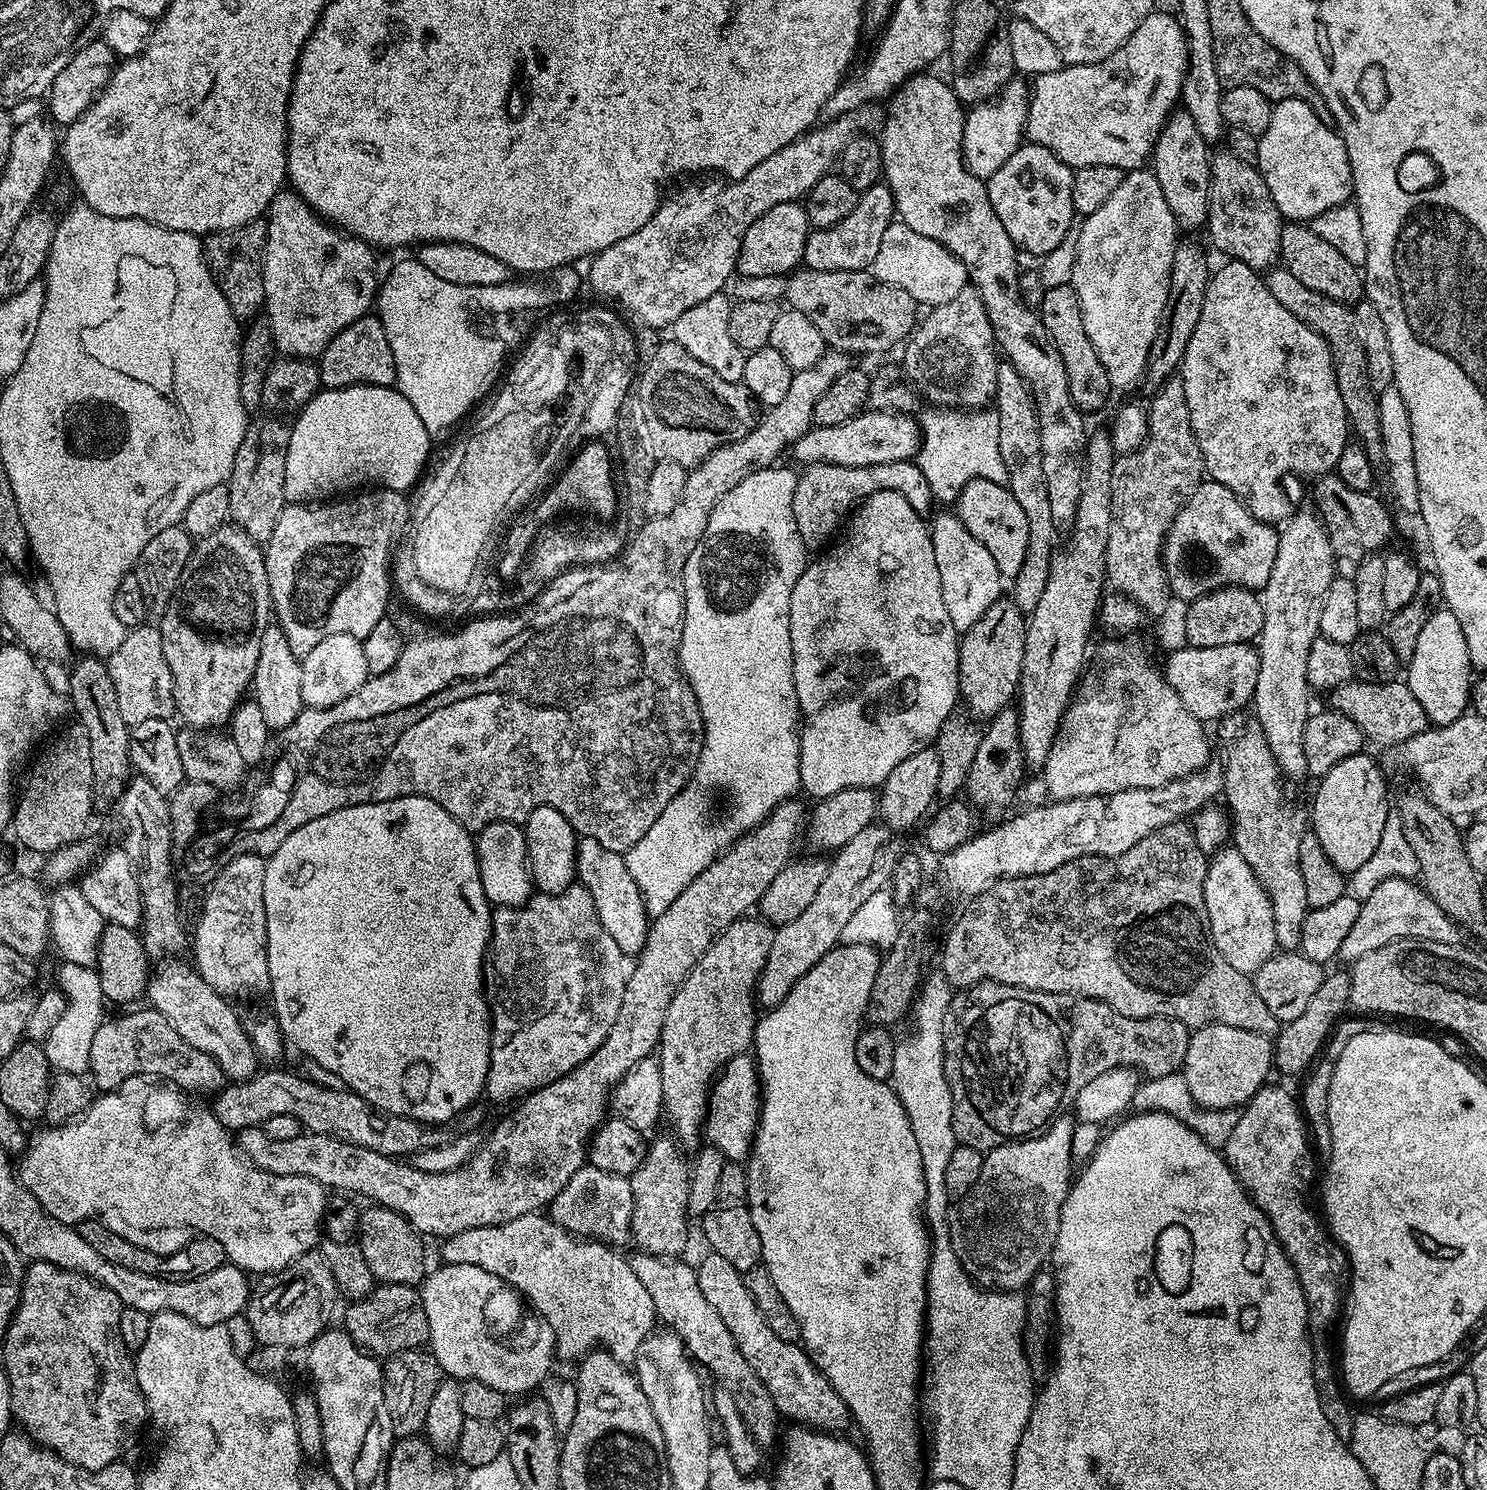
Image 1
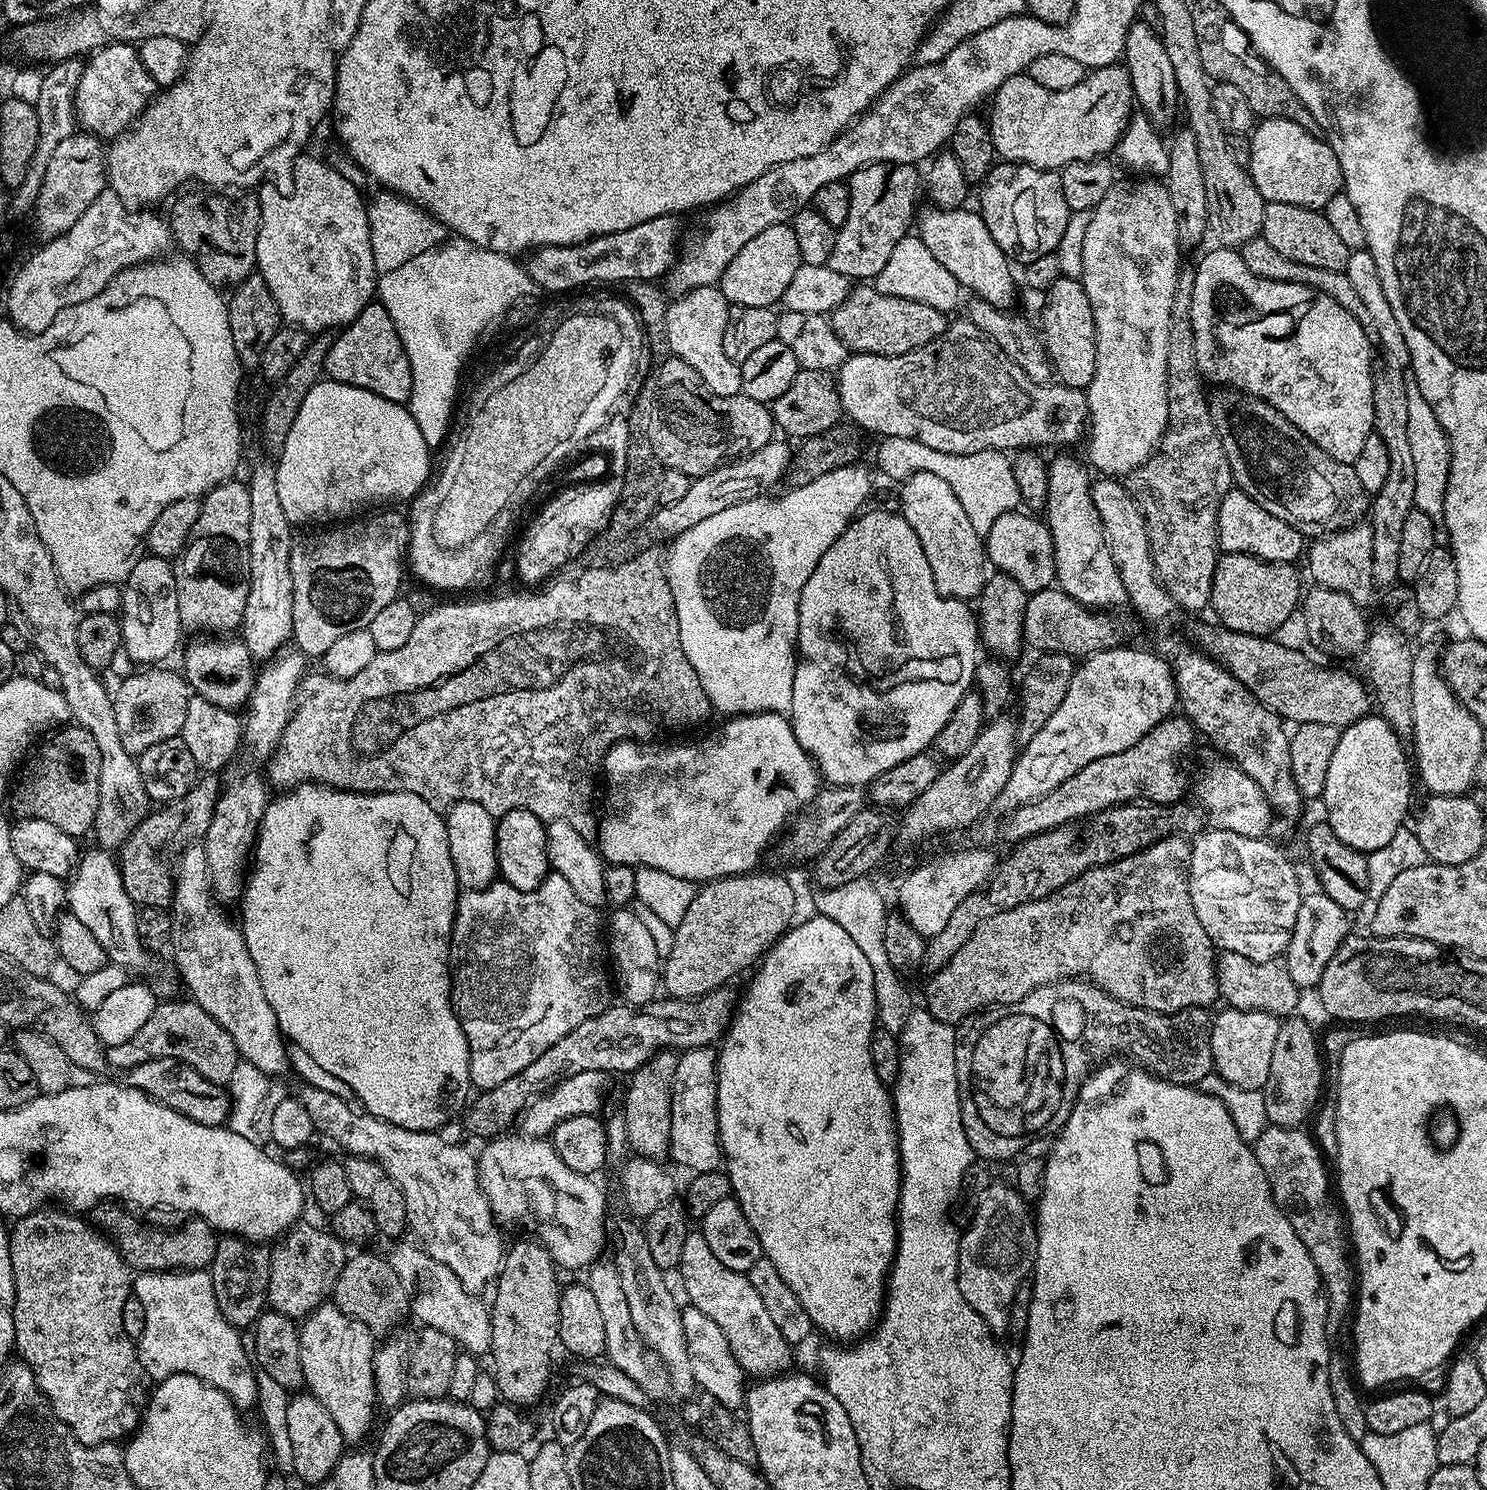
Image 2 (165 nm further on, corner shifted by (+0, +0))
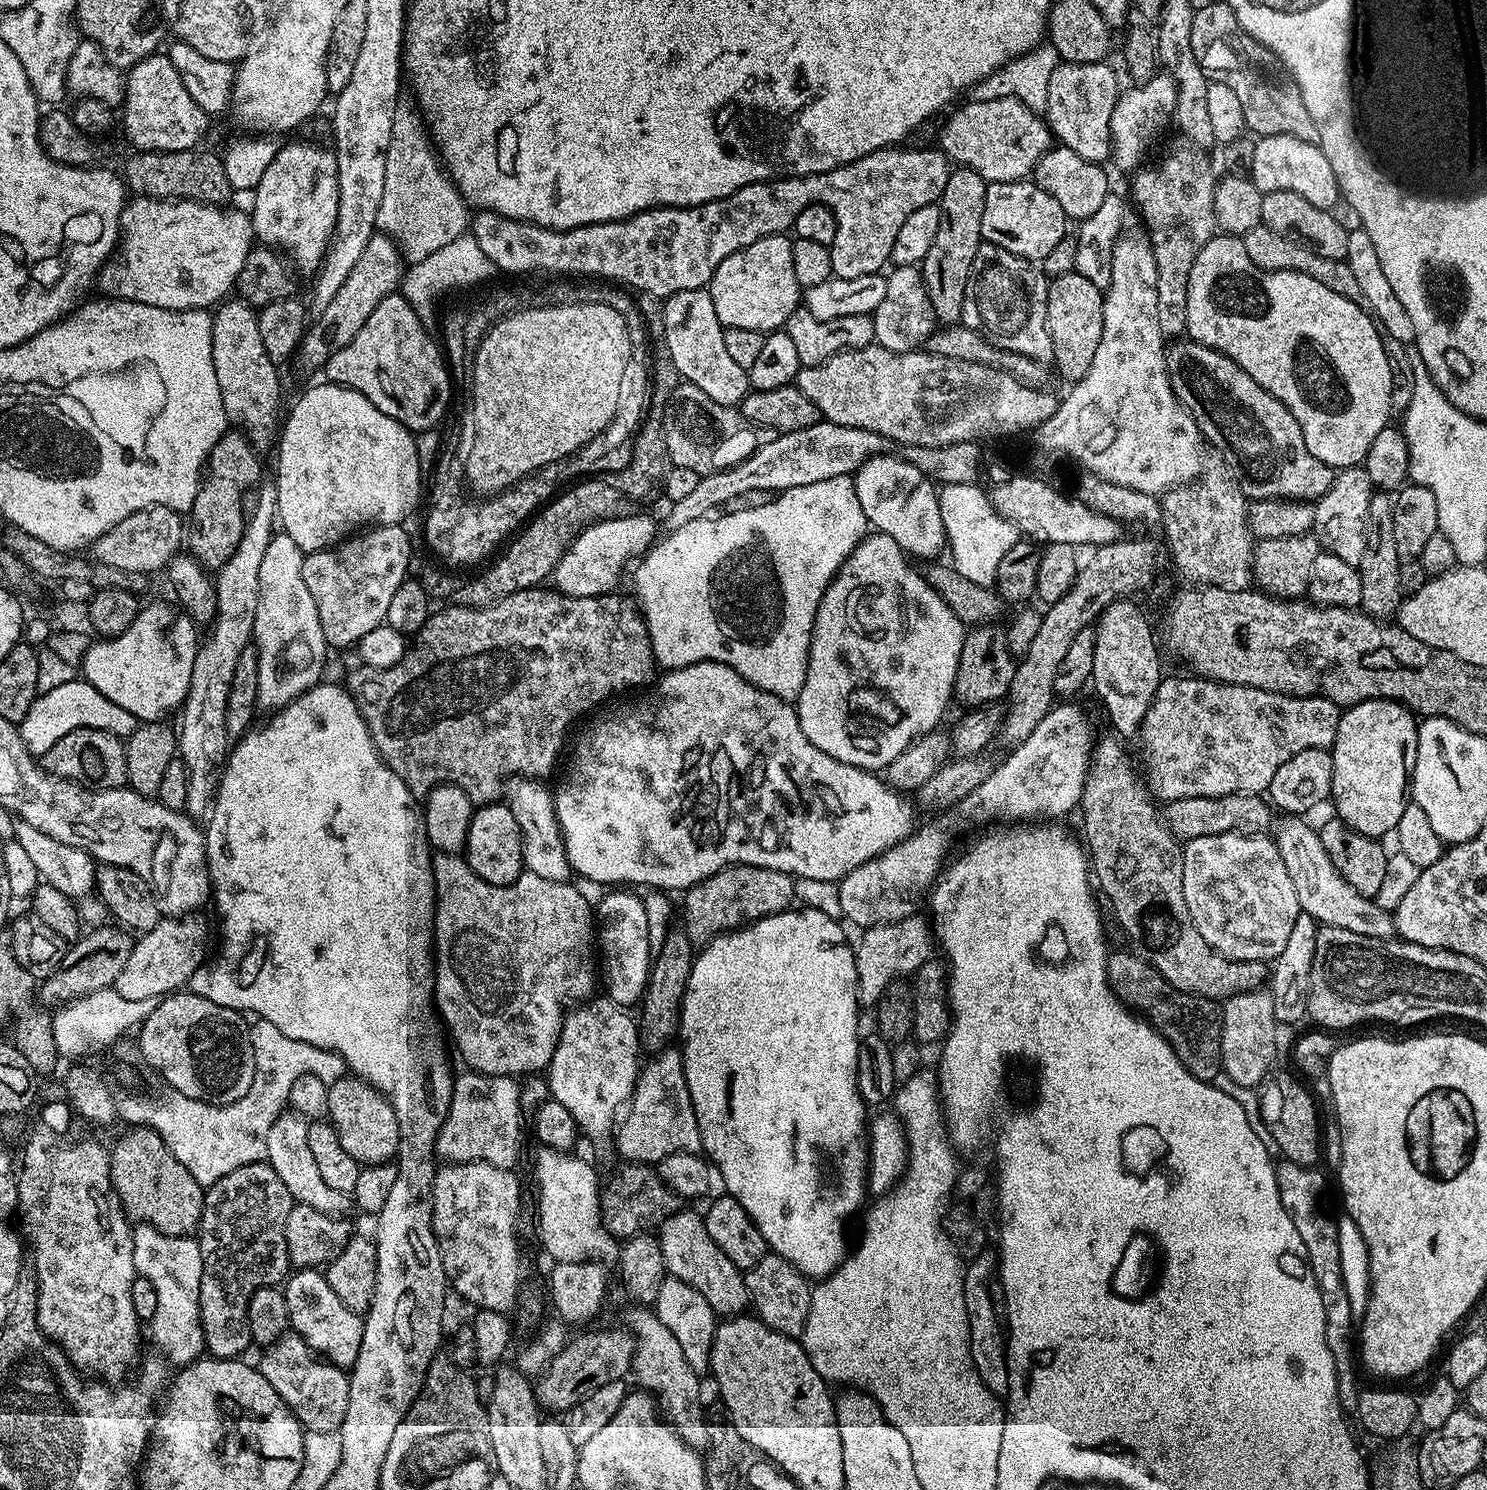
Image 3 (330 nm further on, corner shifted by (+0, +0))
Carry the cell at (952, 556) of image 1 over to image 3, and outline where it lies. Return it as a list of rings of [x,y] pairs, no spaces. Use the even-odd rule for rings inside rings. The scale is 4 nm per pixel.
[[[888,455],[870,458],[854,473],[855,503],[862,506],[865,521],[875,531],[894,538],[909,557],[921,556],[924,562],[935,561],[950,540],[942,496],[936,493],[937,485],[922,474],[918,466],[901,460],[899,455]]]

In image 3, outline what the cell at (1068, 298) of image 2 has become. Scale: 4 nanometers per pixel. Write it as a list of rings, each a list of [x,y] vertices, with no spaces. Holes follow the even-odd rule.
[[[1070,271],[1055,277],[1048,285],[1048,329],[1052,343],[1051,363],[1067,382],[1081,380],[1094,362],[1098,342],[1102,342],[1104,292],[1090,278]]]

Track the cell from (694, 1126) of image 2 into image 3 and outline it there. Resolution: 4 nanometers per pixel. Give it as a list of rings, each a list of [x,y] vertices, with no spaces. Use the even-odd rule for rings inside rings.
[[[669,1046],[663,1052],[655,1053],[651,1057],[652,1061],[645,1063],[640,1069],[640,1074],[636,1078],[636,1088],[632,1092],[632,1098],[626,1105],[626,1111],[623,1113],[622,1119],[619,1121],[618,1127],[614,1132],[614,1146],[618,1152],[624,1155],[623,1159],[628,1162],[639,1162],[649,1166],[655,1166],[660,1163],[662,1158],[666,1158],[675,1152],[695,1152],[701,1151],[700,1147],[700,1131],[698,1130],[698,1118],[694,1114],[694,1102],[690,1098],[690,1086],[686,1086],[686,1074],[684,1073],[684,1058],[681,1049],[676,1046]]]

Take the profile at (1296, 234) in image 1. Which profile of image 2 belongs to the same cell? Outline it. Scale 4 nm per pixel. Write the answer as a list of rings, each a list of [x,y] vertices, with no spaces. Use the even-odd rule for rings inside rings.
[[[1267,202],[1262,210],[1262,230],[1260,235],[1278,254],[1290,258],[1290,262],[1302,262],[1302,266],[1318,266],[1318,270],[1343,272],[1348,267],[1350,249],[1346,242],[1338,239],[1338,234],[1326,222],[1323,211],[1302,206],[1290,206],[1290,202]]]

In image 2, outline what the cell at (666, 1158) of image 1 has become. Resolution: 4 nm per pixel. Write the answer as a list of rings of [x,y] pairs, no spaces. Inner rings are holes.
[[[675,1051],[656,1052],[627,1077],[628,1089],[624,1092],[622,1115],[628,1146],[635,1155],[645,1156],[647,1160],[663,1161],[669,1155],[670,1106],[674,1090],[674,1070],[678,1070],[679,1061],[679,1055]]]

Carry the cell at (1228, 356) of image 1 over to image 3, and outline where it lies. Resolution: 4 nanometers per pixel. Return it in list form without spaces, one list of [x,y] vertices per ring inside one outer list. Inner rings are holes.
[[[1212,234],[1190,270],[1186,318],[1191,339],[1238,362],[1258,386],[1288,407],[1302,430],[1302,438],[1306,438],[1306,450],[1318,462],[1334,470],[1363,465],[1374,437],[1389,427],[1388,415],[1394,412],[1392,371],[1381,329],[1350,298],[1334,294],[1310,274],[1262,270],[1250,262],[1241,237]]]

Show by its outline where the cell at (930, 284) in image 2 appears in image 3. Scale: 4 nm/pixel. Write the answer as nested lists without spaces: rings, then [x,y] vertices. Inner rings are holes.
[[[893,267],[887,273],[886,295],[878,310],[871,317],[874,322],[875,343],[891,352],[914,352],[927,343],[936,324],[935,312],[930,306],[930,298],[926,294],[924,276],[919,267]]]

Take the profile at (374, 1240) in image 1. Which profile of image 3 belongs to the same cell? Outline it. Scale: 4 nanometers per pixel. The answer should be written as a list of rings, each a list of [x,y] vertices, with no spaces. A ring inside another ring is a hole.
[[[345,1074],[328,1085],[327,1119],[338,1134],[338,1142],[342,1142],[346,1154],[350,1154],[354,1162],[367,1166],[395,1161],[400,1150],[398,1118],[387,1098],[359,1076]]]

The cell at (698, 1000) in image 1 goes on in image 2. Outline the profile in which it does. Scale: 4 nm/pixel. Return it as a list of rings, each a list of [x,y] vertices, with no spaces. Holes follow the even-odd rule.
[[[760,871],[709,880],[686,906],[682,922],[671,933],[672,949],[667,949],[662,964],[662,988],[671,999],[693,1000],[725,987],[739,972],[747,973],[793,927],[796,892],[791,882]]]

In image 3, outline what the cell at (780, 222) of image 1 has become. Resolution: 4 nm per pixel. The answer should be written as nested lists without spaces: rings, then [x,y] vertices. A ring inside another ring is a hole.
[[[773,234],[730,254],[714,270],[712,280],[707,284],[708,293],[714,304],[714,314],[722,327],[737,328],[738,330],[758,330],[762,333],[775,332],[783,329],[785,322],[794,314],[794,310],[801,307],[802,289],[798,278],[794,278],[794,254],[792,240],[784,234]]]

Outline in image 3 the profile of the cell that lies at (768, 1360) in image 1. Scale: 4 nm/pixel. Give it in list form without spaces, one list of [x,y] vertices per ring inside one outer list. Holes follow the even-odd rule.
[[[685,1210],[666,1218],[666,1222],[659,1226],[658,1239],[665,1273],[686,1282],[686,1286],[694,1286],[694,1290],[698,1290],[698,1294],[702,1294],[702,1298],[710,1302],[717,1317],[731,1318],[749,1307],[744,1272],[734,1266],[734,1262],[730,1262],[730,1258],[726,1258],[726,1254],[722,1254],[718,1246],[714,1246],[714,1238],[706,1234],[704,1217],[699,1211]]]

